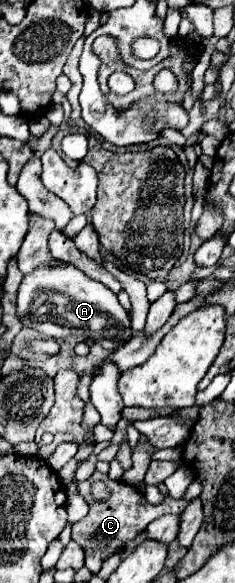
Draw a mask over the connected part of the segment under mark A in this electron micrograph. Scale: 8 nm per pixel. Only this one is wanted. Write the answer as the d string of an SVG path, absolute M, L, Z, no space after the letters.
M71 264L37 268L35 272L23 276L17 294L17 314L25 326L35 328L49 338L85 336L107 350L121 348L133 334L129 312L119 304L117 296Z

